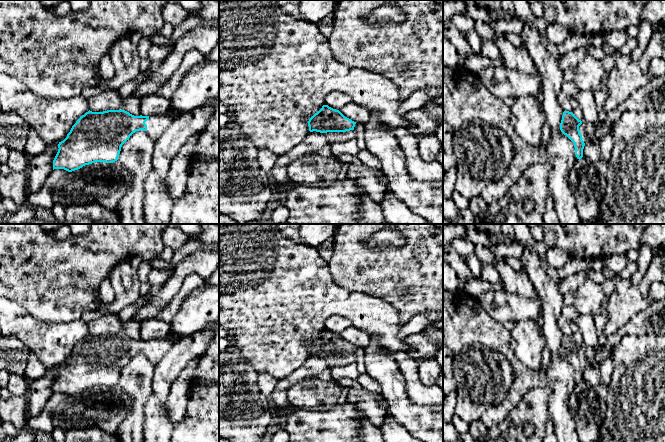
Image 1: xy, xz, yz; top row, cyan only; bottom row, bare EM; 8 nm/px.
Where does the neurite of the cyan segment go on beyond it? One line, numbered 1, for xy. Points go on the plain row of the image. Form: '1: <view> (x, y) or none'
1: xy (156, 349)

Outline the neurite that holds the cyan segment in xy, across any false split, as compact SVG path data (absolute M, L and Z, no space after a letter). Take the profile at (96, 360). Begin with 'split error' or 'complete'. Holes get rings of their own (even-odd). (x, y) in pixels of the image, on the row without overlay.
split error | M125 334L88 335L72 350L67 361L59 366L58 376L53 384L54 393L72 396L95 386L113 387L118 384L122 369L136 355L146 355L156 366L172 348L173 342L166 339L134 340Z

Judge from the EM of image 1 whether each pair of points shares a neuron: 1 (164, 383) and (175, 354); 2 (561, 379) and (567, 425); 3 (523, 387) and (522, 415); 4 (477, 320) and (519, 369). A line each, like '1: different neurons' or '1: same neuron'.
1: same neuron
2: same neuron
3: different neurons
4: same neuron

